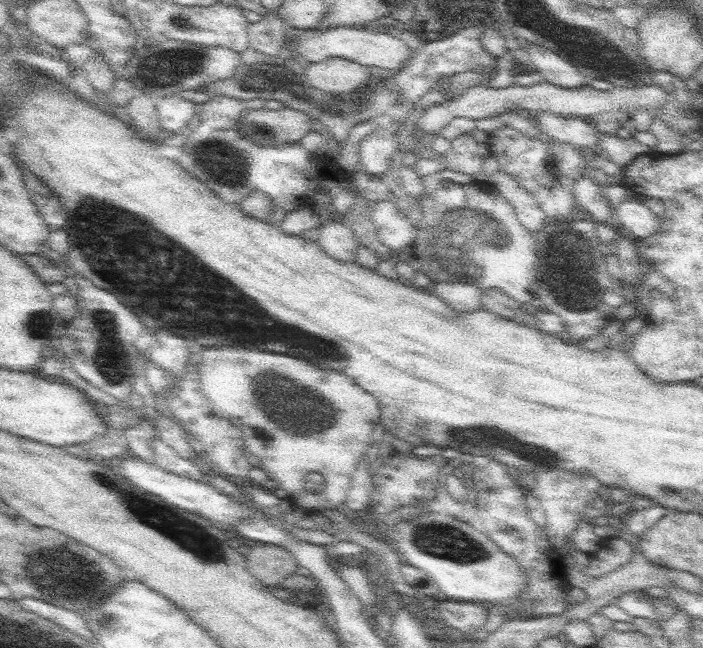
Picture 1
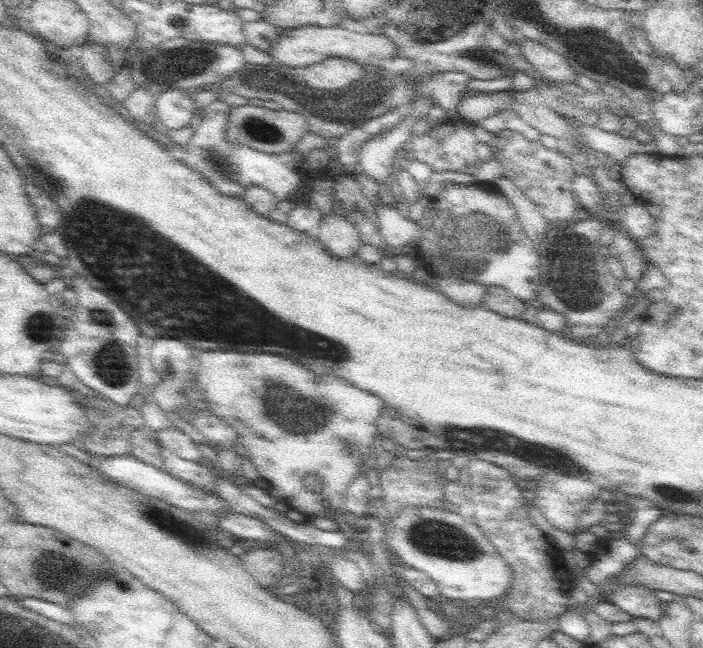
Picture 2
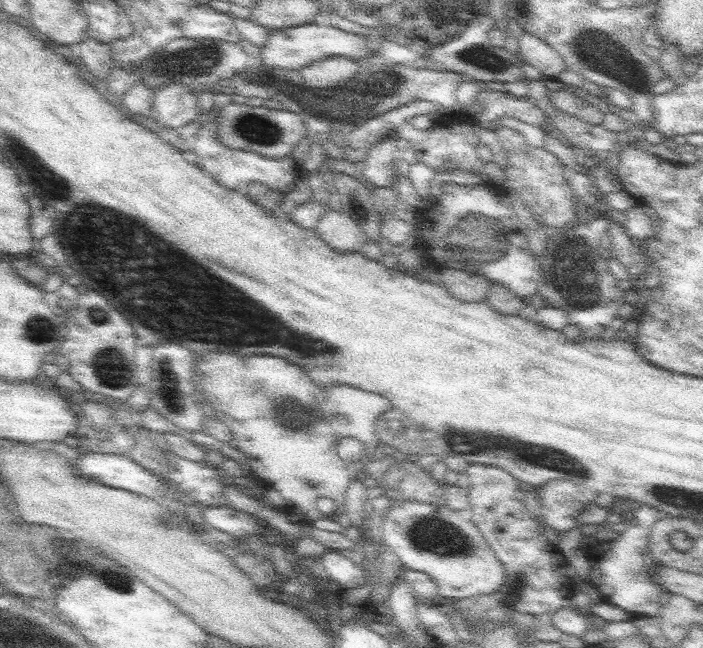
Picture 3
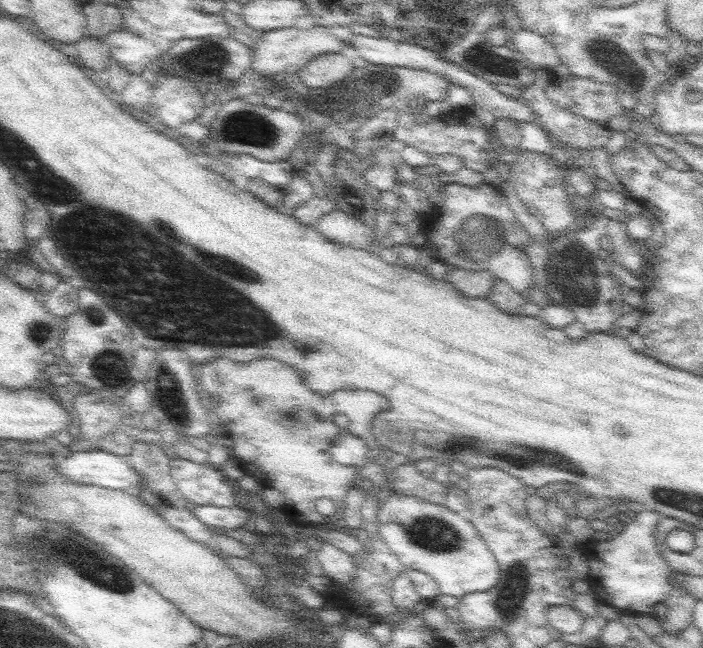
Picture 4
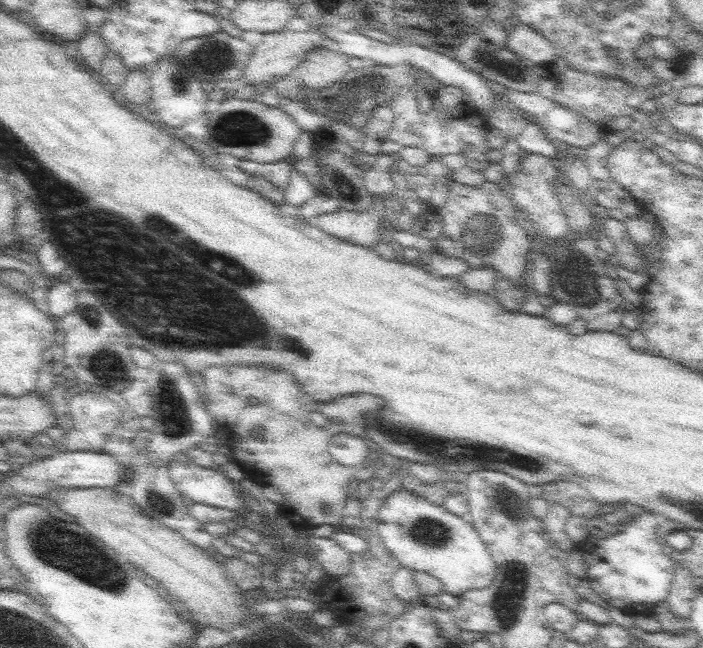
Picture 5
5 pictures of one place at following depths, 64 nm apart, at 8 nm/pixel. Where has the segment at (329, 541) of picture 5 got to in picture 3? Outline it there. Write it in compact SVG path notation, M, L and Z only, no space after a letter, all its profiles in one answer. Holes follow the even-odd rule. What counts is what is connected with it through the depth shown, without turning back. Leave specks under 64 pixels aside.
M326 548L320 564L325 569L328 579L334 580L341 587L341 591L360 588L365 584L362 568L336 550Z

